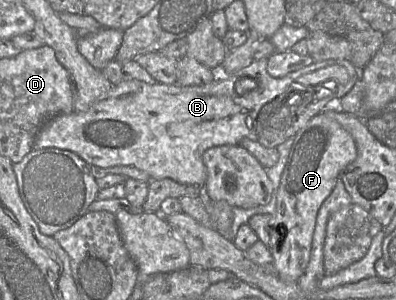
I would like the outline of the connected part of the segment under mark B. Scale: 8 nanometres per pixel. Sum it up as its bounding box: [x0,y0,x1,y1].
[33,58,360,187]

